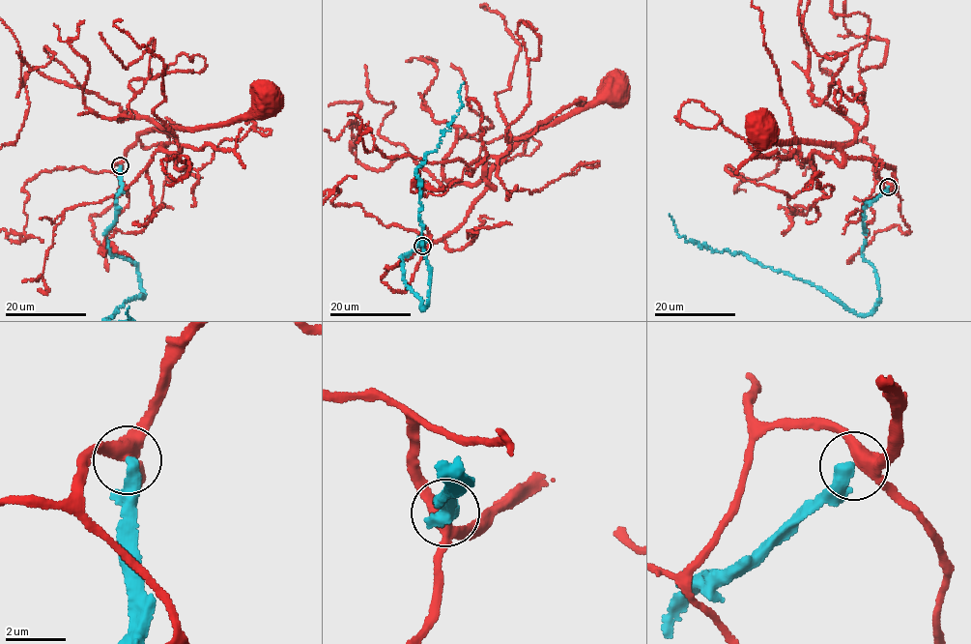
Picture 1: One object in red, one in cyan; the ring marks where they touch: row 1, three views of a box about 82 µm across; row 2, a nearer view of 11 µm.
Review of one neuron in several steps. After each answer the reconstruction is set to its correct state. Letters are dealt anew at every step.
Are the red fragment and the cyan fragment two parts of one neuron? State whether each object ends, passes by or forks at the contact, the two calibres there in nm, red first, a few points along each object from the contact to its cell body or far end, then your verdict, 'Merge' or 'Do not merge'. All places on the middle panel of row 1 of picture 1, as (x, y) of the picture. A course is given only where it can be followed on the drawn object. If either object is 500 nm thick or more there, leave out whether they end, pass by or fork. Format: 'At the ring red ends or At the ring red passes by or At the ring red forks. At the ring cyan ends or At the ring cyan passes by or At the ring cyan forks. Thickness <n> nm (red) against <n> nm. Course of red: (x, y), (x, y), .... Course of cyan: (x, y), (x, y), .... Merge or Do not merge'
At the ring red forks. At the ring cyan ends. Thickness 360 nm (red) against 440 nm. Course of red: (422, 246), (454, 233), (486, 187), (491, 171), (528, 132), (614, 99), (614, 92). Course of cyan: (422, 246), (418, 239), (401, 258), (420, 309), (430, 271), (416, 169), (463, 104), (463, 82). Do not merge

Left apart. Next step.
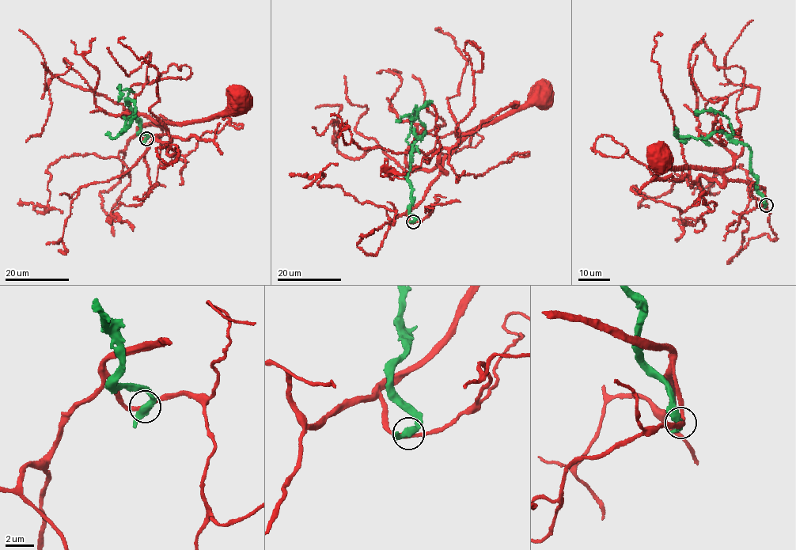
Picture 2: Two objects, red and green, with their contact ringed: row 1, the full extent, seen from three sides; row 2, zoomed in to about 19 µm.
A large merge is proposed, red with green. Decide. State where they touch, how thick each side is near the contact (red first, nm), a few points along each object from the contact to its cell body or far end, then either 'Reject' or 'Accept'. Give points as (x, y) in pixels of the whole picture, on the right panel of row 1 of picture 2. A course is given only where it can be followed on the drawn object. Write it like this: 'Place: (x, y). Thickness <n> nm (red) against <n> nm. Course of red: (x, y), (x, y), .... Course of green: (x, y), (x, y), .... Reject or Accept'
Place: (766, 205). Thickness 260 nm (red) against 440 nm. Course of red: (766, 205), (764, 188), (726, 179), (708, 169), (687, 165), (686, 168), (672, 170), (661, 158). Course of green: (766, 205), (757, 191), (751, 149), (718, 131), (706, 138), (692, 137), (680, 141), (690, 138). Reject

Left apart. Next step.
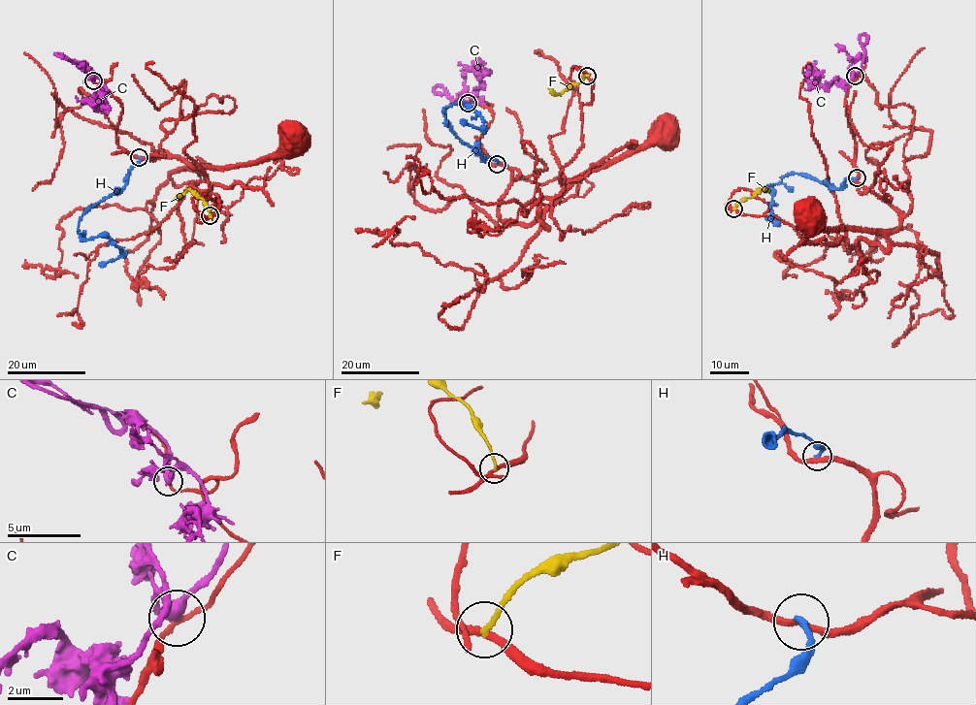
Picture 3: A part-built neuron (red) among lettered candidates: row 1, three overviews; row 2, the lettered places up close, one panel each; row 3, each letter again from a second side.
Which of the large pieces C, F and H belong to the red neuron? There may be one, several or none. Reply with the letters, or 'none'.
C

